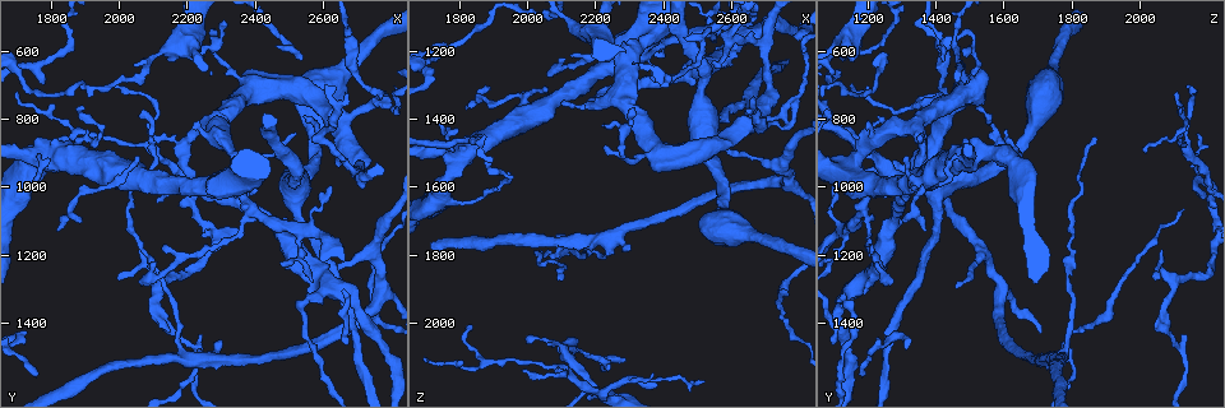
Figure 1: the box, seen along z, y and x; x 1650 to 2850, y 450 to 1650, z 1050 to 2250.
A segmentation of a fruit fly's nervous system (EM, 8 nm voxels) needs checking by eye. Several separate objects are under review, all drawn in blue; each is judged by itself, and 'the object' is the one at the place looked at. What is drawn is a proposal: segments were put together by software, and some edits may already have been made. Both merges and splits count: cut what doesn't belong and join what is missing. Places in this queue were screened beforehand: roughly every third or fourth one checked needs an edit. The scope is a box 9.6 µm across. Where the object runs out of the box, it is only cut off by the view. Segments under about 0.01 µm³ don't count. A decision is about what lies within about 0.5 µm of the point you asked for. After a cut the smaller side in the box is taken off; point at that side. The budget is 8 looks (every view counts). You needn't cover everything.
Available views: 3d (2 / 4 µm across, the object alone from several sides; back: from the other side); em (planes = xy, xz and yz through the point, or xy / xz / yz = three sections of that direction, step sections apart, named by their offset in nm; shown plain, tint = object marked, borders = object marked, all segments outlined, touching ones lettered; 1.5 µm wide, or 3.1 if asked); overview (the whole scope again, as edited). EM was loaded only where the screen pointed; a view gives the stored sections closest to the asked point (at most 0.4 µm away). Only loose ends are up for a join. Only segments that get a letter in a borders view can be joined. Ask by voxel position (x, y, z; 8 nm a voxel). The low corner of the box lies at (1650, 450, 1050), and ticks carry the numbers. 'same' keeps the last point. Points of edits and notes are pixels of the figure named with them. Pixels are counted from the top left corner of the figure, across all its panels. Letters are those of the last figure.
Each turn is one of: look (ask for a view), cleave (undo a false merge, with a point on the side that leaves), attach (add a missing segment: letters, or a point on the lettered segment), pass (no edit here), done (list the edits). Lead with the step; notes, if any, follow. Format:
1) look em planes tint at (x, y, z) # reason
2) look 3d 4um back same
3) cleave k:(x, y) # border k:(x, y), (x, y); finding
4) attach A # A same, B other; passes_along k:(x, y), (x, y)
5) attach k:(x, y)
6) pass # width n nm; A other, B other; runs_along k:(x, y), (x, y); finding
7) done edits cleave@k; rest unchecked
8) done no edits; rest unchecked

look em planes borders at (1990, 1270, 2050) # an open end

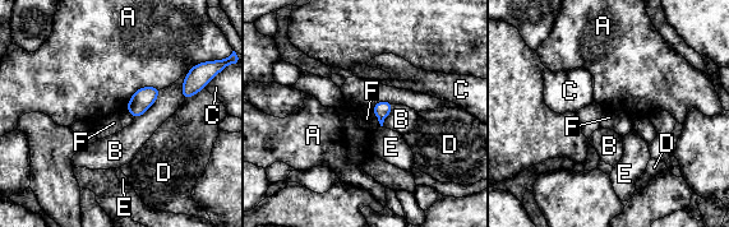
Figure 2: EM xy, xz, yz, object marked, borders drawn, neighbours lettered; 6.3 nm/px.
pass # A other, B other, C other, D other, E other, F other; border 2:(370, 106), (381, 125); none of them fits

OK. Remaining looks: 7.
look 3d 4um at (1770, 700, 1500)

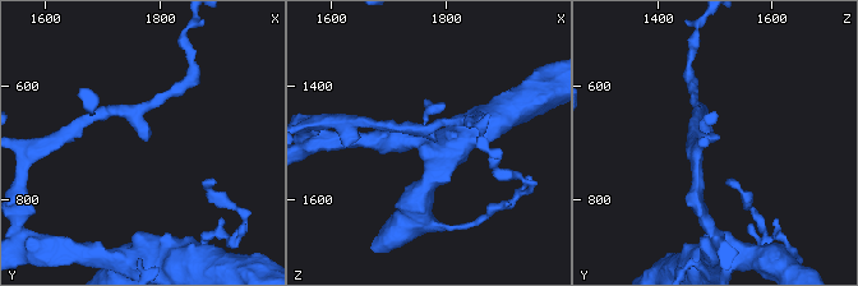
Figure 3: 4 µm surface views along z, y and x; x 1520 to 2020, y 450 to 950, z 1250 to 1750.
look em xy step 4 borders at (1775, 690, 1495) # need the tissue

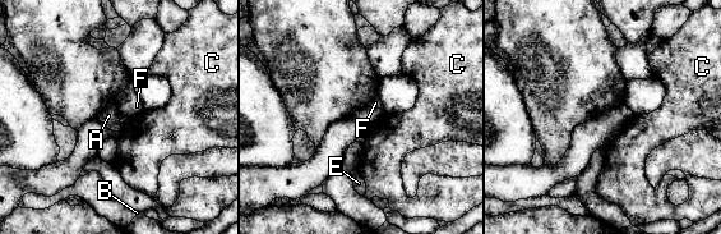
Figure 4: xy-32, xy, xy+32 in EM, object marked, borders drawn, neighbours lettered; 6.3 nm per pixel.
look em planes borders same

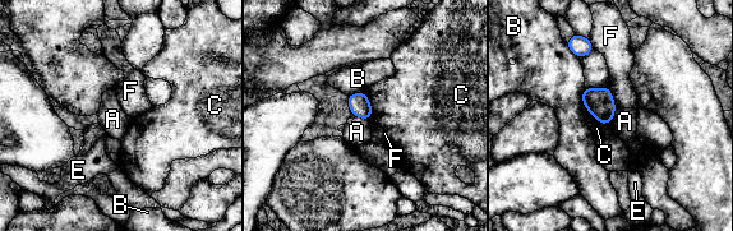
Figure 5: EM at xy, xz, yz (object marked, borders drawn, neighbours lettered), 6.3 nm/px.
pass # A other, B other, C other, E other, F other; border 5:(353, 115), (369, 120); no lettered segment goes on from it

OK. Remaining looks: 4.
look 3d 2um at (2550, 800, 1230) # thin end

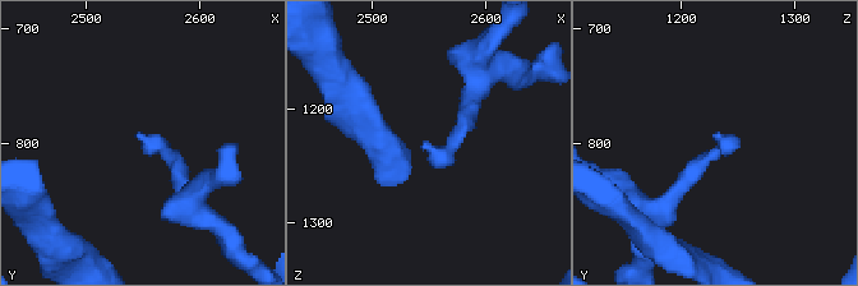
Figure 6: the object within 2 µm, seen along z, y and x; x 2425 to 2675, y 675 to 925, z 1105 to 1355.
look em planes borders at (2546, 798, 1230)

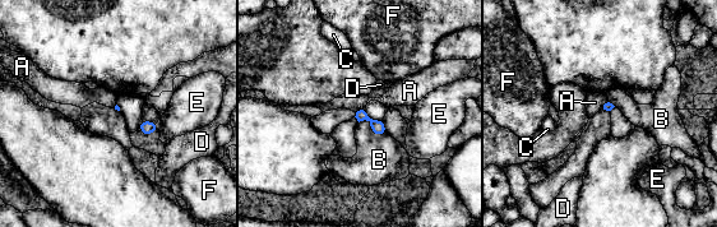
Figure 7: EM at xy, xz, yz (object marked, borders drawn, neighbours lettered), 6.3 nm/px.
pass # A other, B other, C other, D other, E other, F other; border 7:(361, 109), (356, 112); none of them fits

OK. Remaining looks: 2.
done no edits; rest unchecked

